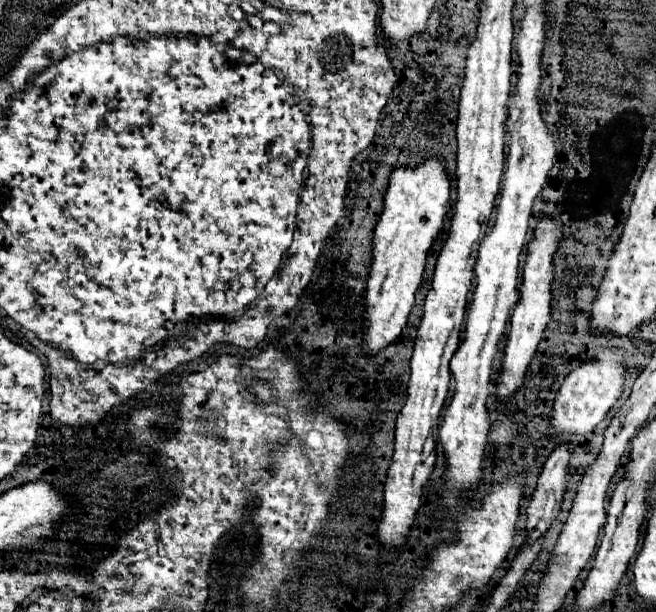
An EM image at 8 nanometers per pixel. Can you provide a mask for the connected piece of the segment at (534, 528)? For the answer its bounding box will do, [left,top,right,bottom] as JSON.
[526,443,572,543]

